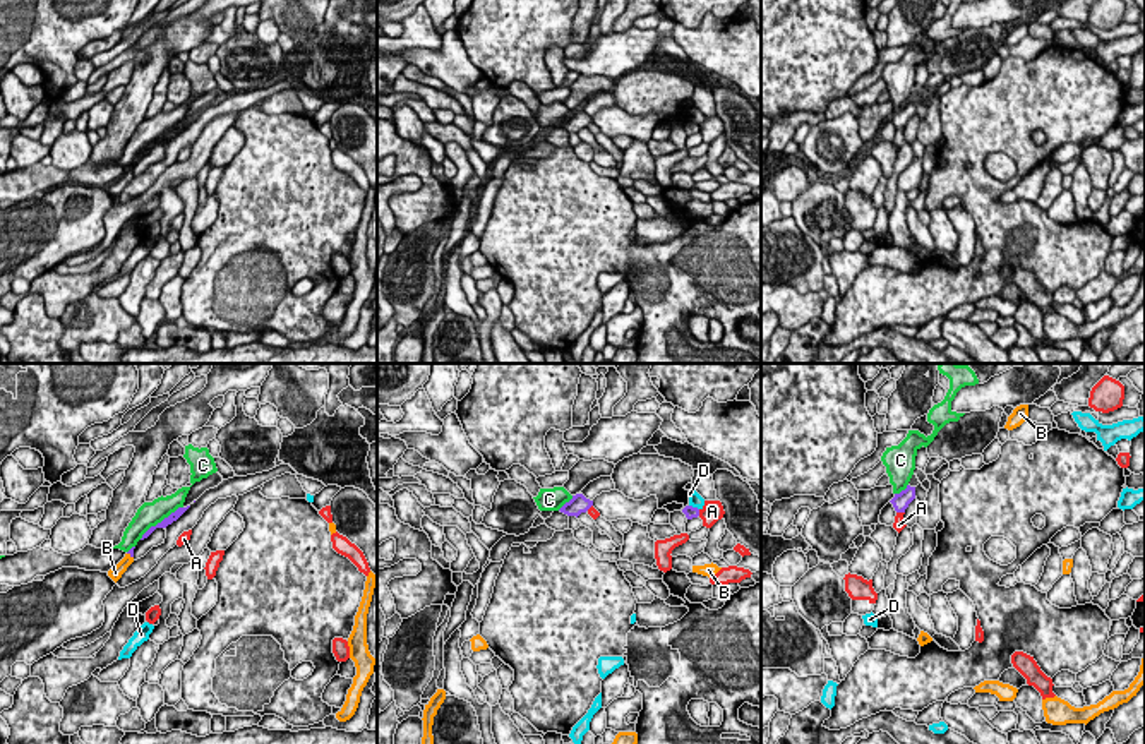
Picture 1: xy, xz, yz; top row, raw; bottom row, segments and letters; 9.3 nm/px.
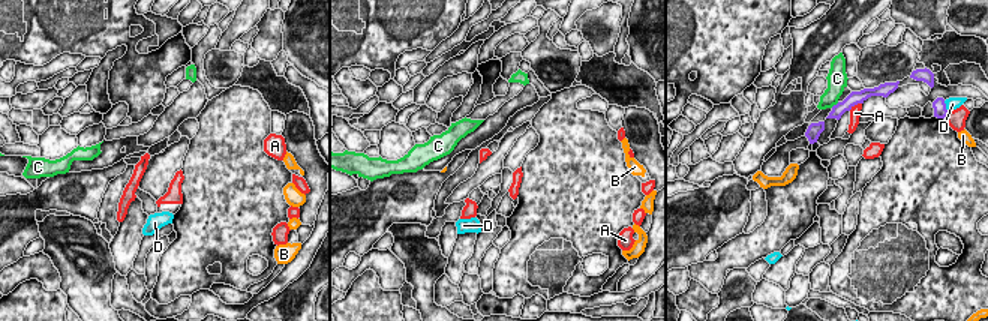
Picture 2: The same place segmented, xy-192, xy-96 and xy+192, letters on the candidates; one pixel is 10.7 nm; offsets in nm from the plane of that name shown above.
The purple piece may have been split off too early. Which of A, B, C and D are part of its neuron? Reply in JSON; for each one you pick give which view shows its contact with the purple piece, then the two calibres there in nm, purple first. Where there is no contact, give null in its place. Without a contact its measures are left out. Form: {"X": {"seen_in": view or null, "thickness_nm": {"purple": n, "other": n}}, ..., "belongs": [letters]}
{"B": {"seen_in": "xy", "thickness_nm": {"purple": 50, "other": 130}}, "belongs": ["B"]}

